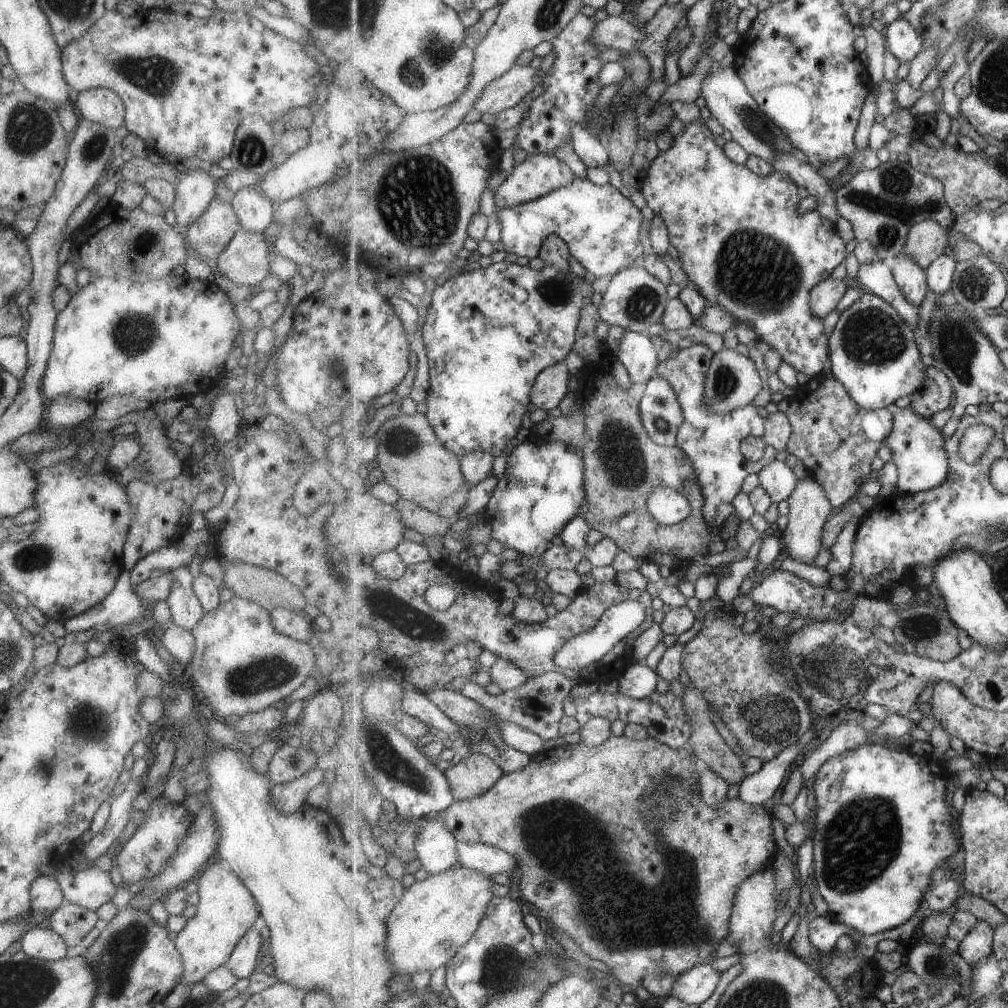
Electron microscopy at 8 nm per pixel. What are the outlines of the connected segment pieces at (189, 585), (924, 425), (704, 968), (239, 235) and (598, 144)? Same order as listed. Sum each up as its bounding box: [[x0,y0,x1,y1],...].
[[167,565,205,630],[887,407,951,494],[672,963,723,1005],[213,228,269,287],[571,123,610,168]]

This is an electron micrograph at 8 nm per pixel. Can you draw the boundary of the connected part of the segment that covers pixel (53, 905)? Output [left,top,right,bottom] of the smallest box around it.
[30,875,66,914]

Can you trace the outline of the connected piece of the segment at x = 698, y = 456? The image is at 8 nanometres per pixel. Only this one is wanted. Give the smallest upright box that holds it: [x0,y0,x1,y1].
[657,344,779,539]

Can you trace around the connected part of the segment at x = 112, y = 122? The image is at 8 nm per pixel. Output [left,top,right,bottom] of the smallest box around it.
[72,87,125,130]

